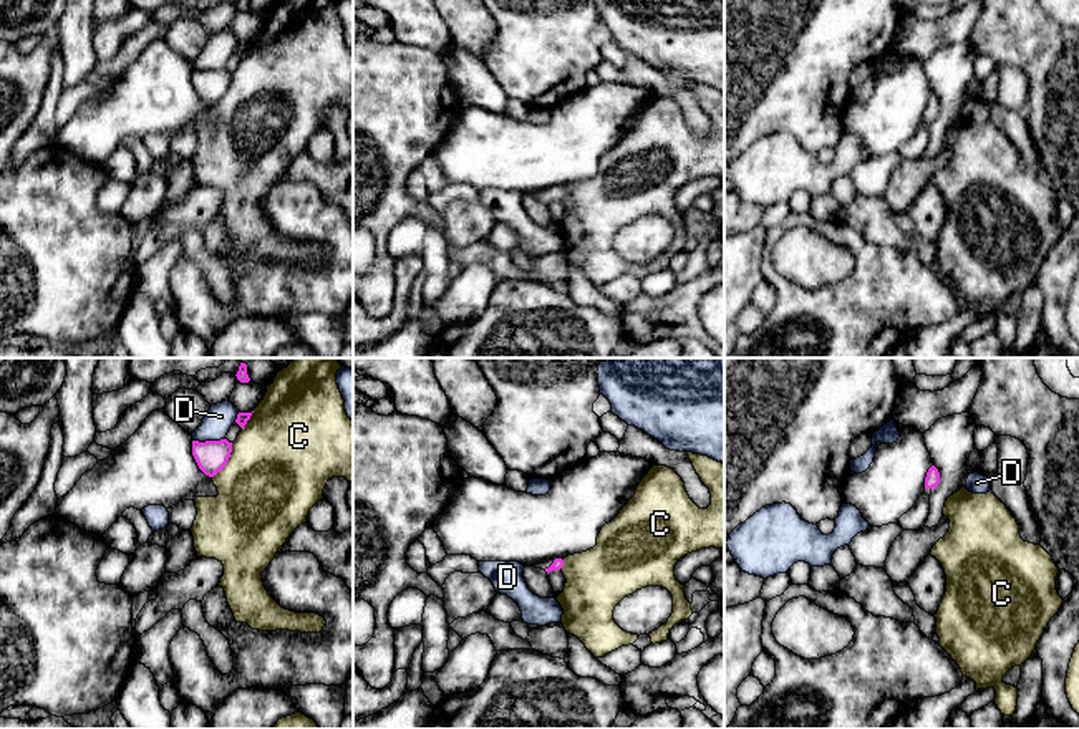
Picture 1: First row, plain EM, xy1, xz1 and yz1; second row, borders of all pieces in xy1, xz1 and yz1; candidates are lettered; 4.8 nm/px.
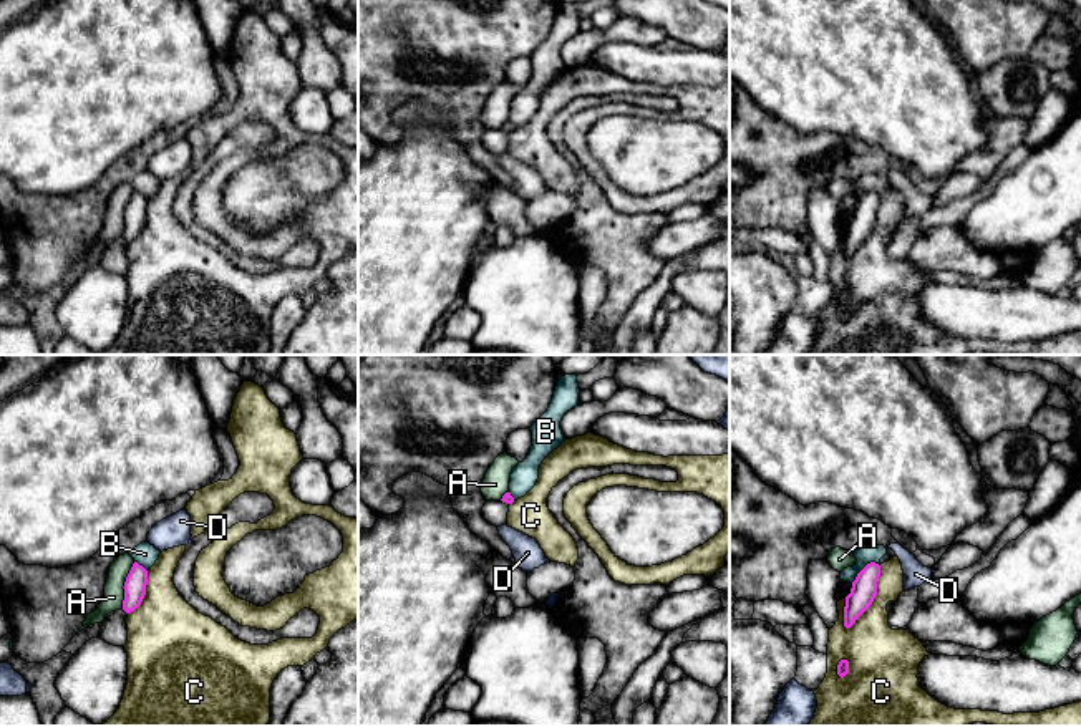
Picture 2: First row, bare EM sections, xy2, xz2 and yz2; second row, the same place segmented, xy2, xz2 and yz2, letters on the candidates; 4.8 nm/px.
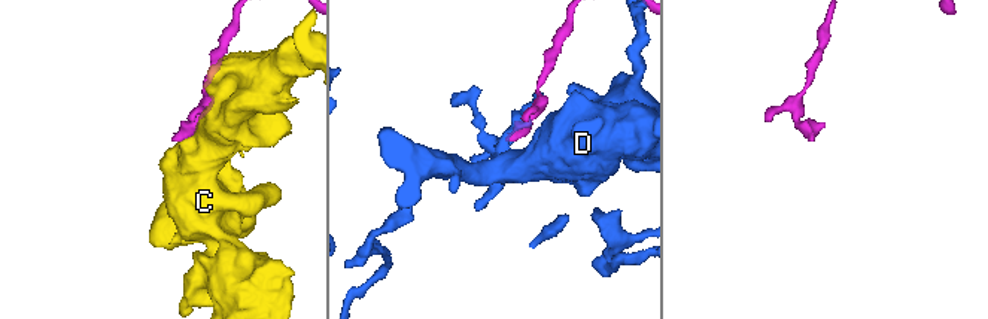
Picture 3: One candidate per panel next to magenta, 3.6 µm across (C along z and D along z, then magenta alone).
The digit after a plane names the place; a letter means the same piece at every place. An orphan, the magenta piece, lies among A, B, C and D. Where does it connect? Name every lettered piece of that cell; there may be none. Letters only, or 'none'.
none

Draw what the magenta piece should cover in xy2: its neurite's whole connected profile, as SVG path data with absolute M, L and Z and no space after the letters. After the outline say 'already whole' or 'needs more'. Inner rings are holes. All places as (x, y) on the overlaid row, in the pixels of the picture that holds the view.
M134 562L123 587L124 588L123 610L126 613L134 612L141 605L146 595L146 585L148 570L138 562Z | already whole

